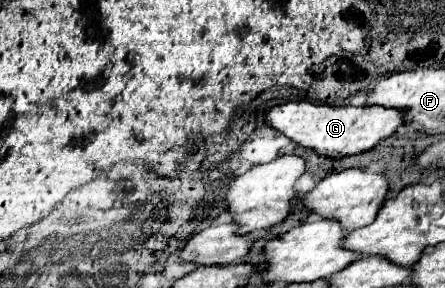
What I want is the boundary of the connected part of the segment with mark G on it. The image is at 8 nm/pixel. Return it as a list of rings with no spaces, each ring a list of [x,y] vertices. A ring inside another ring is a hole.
[[[288,102],[282,106],[268,108],[264,112],[266,124],[278,134],[290,138],[302,148],[310,148],[324,158],[344,158],[350,154],[366,152],[374,148],[380,140],[388,138],[402,126],[402,114],[394,108],[384,106],[358,106],[358,108],[332,108],[314,102]]]

